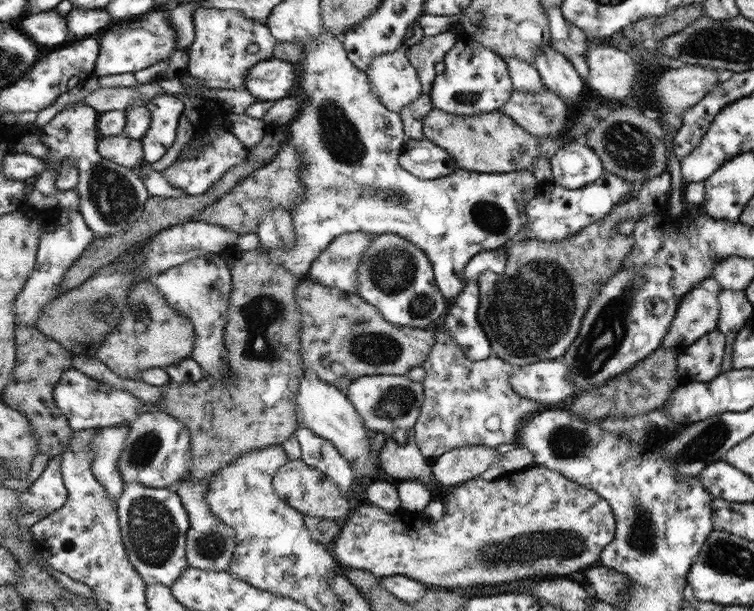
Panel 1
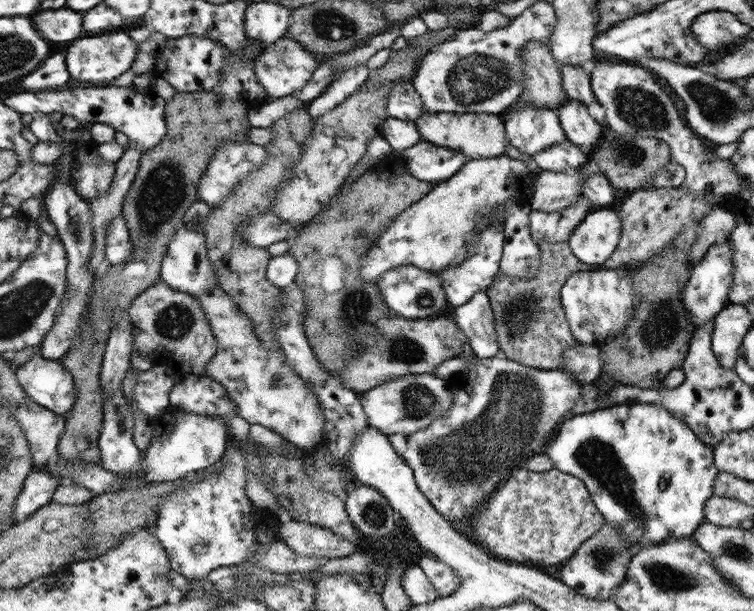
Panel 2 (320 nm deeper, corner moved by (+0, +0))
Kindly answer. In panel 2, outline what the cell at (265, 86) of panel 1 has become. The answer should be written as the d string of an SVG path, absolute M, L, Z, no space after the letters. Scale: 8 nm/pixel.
M283 34L272 44L266 44L255 60L255 75L271 100L288 96L296 90L302 90L302 86L312 78L314 70L316 70L316 60L313 54L299 41L287 37L287 34Z

